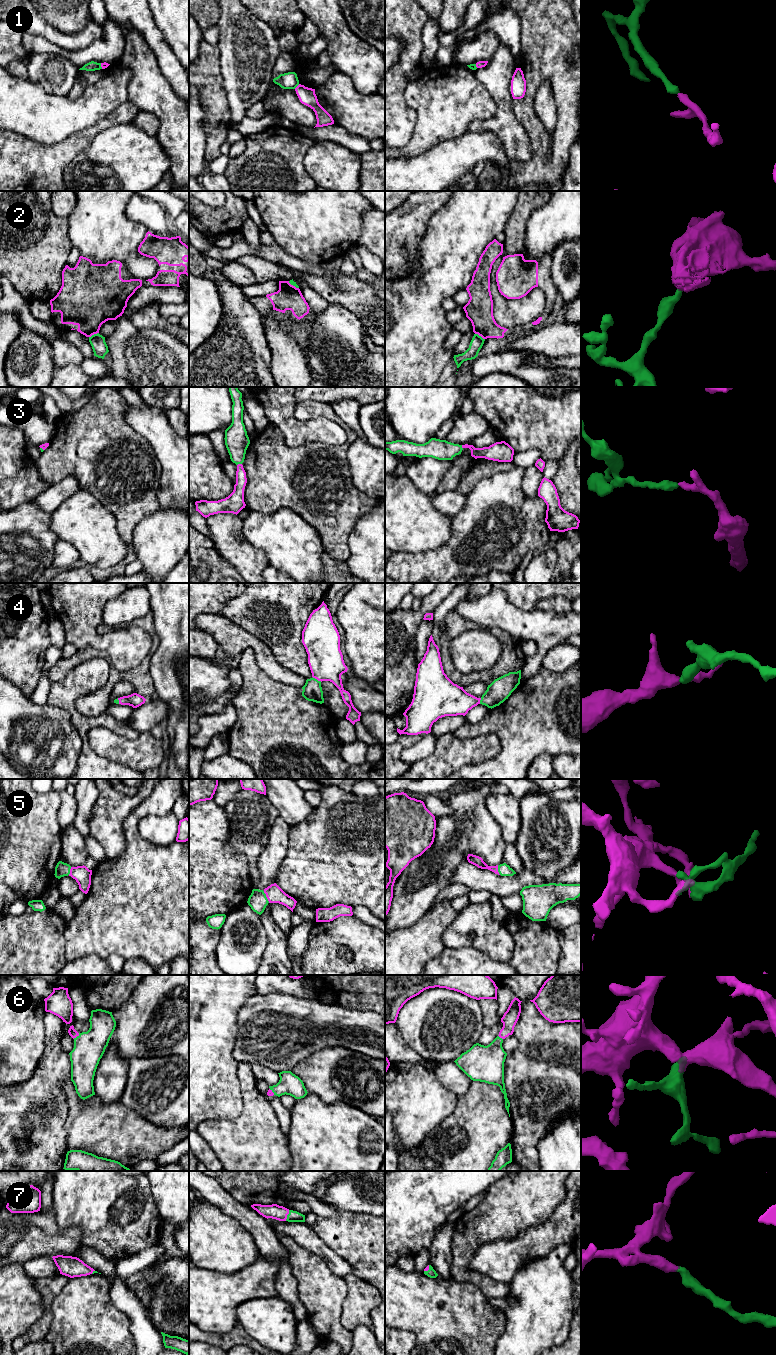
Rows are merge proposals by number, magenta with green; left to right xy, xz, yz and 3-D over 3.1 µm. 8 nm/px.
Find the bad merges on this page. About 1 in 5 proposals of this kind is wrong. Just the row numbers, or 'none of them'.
1, 2

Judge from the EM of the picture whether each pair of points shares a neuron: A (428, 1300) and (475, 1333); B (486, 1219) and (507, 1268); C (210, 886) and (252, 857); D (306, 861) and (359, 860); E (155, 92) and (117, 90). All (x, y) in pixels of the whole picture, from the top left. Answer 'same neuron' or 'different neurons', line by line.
A: same neuron
B: different neurons
C: different neurons
D: same neuron
E: different neurons

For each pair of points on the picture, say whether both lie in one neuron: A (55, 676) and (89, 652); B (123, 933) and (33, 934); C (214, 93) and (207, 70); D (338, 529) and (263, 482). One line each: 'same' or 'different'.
A: same
B: different
C: same
D: same

